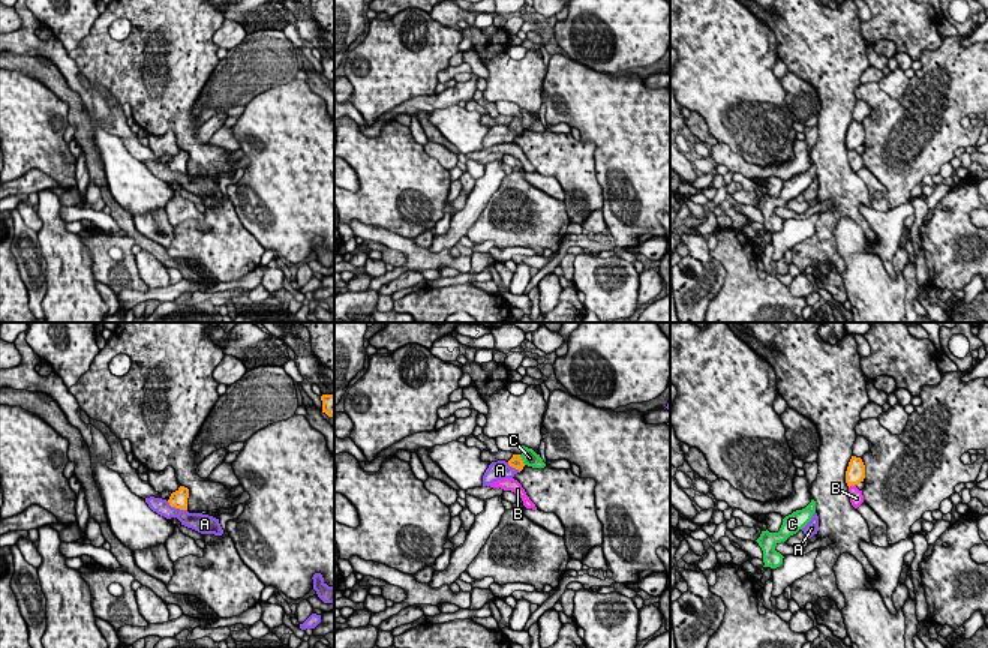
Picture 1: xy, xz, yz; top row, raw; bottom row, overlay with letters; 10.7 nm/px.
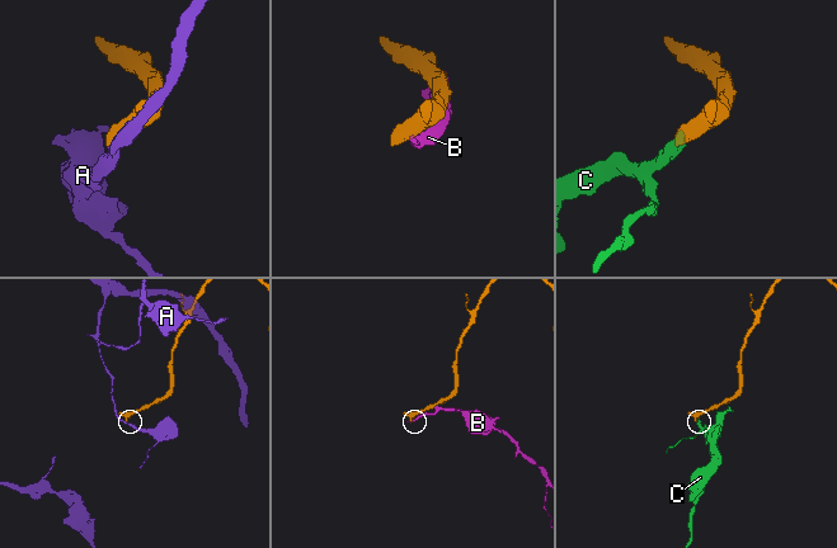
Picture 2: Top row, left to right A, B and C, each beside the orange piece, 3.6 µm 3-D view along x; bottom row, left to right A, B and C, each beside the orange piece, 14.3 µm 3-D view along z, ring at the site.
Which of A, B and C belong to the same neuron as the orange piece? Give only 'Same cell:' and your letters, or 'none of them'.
Same cell: C

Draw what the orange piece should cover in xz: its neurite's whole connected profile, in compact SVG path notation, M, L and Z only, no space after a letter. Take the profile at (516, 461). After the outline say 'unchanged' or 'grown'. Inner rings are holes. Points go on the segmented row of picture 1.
M520 446L522 453L520 454L513 454L513 458L508 460L508 465L522 471L525 465L532 466L532 468L544 468L546 464L537 454L532 448L528 448L525 446Z | grown

